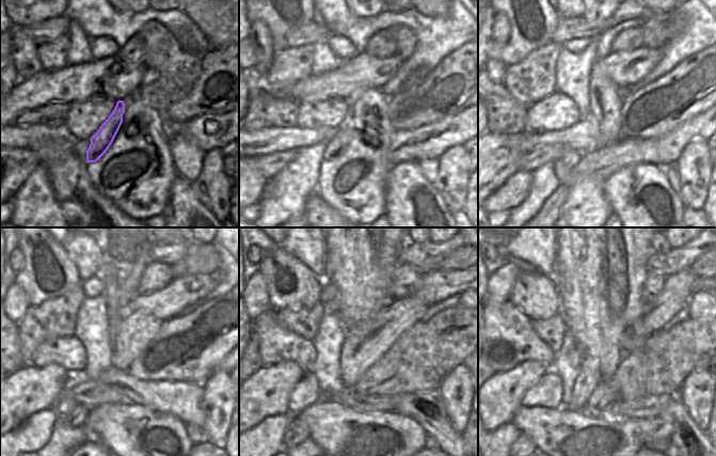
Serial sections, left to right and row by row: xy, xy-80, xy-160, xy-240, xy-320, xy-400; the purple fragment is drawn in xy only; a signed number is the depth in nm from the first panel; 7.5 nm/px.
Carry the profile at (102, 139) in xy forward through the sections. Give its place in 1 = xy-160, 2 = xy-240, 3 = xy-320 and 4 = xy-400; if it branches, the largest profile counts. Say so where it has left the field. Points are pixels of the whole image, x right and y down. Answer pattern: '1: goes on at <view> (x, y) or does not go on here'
1: goes on at xy-160 (571, 157)
2: goes on at xy-240 (75, 419)
3: goes on at xy-320 (297, 431)
4: goes on at xy-400 (523, 444)

